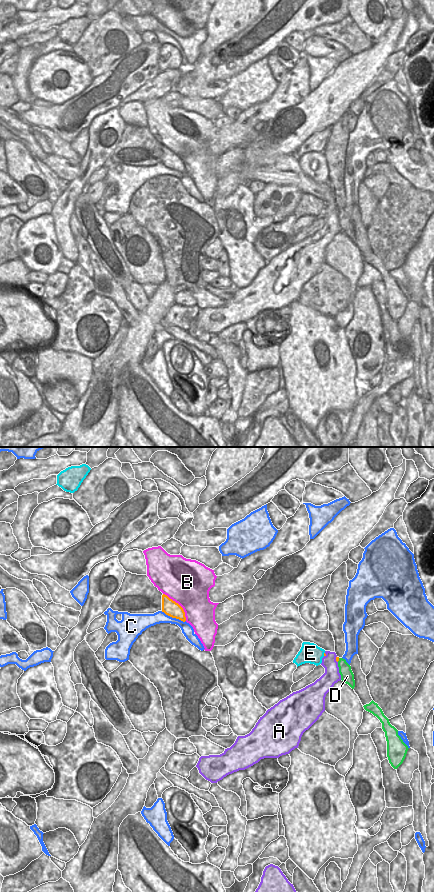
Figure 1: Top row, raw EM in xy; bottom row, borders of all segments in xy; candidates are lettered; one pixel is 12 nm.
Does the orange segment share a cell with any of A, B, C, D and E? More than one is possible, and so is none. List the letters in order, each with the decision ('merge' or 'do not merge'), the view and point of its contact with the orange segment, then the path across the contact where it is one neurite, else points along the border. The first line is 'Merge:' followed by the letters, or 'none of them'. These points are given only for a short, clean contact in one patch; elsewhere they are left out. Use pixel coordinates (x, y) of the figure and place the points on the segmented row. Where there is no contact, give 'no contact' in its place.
Merge: D
A: do not merge; meets orange in xy at (336, 659); border along xy (336, 656), (337, 662)
B: do not merge; meets orange in xy at (179, 605)
C: do not merge; meets orange in xy at (173, 617)
D: merge; meets orange in xy at (338, 660); runs through xy (337, 658), (338, 660), (343, 665), (347, 676)
E: do not merge; meets orange in xy at (324, 654)

